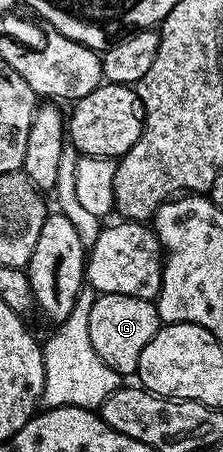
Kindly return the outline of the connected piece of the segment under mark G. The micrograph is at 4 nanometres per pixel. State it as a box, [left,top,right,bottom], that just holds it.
[89,294,160,376]

